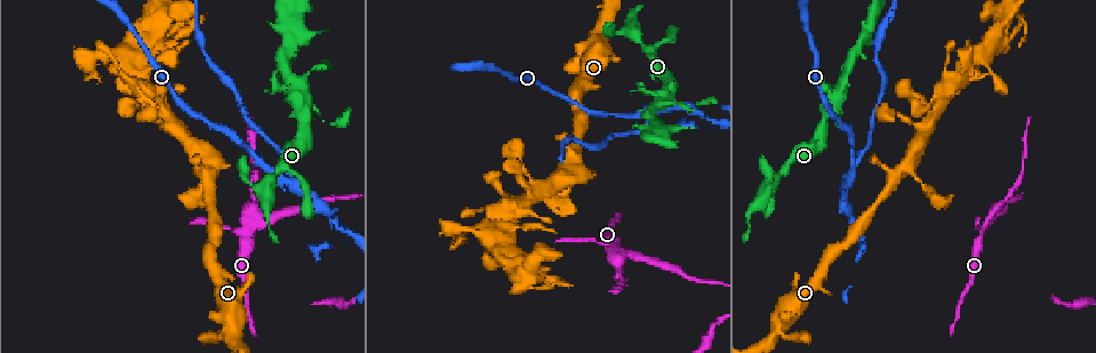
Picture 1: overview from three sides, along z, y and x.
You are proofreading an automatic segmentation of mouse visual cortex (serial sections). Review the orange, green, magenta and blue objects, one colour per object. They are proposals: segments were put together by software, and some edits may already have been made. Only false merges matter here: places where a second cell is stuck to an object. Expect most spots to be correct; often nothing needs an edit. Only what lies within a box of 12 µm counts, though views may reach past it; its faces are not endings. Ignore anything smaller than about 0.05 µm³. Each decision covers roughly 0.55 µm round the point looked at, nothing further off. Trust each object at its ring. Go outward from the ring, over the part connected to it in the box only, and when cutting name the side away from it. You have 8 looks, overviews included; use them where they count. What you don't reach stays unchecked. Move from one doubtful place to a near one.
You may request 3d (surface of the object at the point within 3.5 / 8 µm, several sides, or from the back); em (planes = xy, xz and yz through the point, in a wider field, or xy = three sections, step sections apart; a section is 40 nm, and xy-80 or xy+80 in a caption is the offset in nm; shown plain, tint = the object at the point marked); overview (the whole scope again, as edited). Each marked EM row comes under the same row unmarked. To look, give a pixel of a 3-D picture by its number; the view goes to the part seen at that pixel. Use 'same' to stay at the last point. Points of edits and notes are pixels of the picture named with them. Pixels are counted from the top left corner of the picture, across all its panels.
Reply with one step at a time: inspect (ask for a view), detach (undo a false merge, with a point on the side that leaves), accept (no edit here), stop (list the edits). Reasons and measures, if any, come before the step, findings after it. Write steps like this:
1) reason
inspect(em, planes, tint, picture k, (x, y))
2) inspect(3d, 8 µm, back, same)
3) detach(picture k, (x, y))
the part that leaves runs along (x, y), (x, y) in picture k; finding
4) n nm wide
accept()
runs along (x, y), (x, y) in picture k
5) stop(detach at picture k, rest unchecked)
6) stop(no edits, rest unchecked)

arms part here
inspect(3d, 8 µm, picture 1, (294, 181))

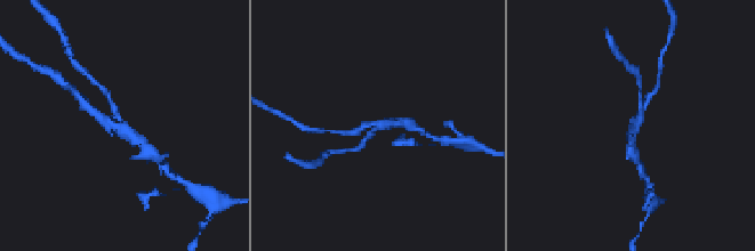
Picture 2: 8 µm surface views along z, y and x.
3 arms; arms of 200, 200, 250 nm; need the tissue
inspect(em, xy, step 2, tint, picture 2, (123, 123))

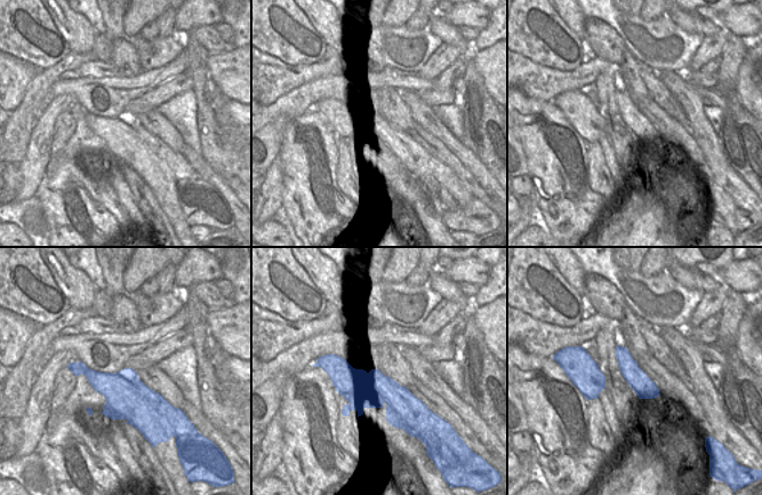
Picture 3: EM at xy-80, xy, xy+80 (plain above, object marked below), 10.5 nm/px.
detach(picture 2, (144, 145))
the part that leaves runs along (121, 121), (107, 92), (101, 87) in picture 2; a second cell is stuck on

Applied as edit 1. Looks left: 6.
two arms in line, one across
inspect(3d, 3.5 µm, picture 1, (249, 234))

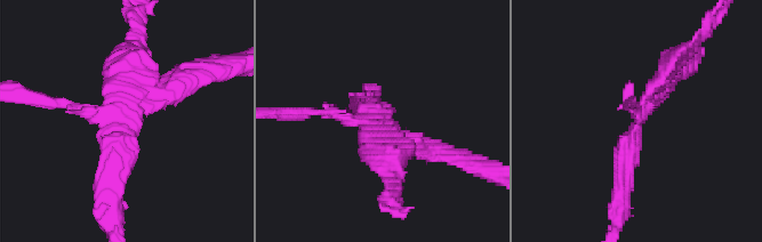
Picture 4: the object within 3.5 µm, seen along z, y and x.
inspect(em, planes, tint, picture 4, (380, 125))

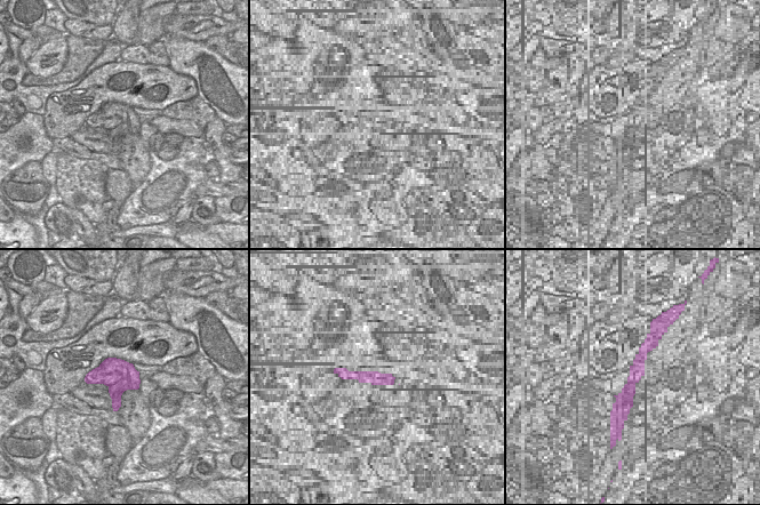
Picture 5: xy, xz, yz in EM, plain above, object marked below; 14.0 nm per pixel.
accept()
runs along (109, 186), (136, 102), (185, 85) in picture 4; continuous, no second cell

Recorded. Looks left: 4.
four or more arms meet
inspect(3d, 3.5 µm, picture 1, (958, 83))

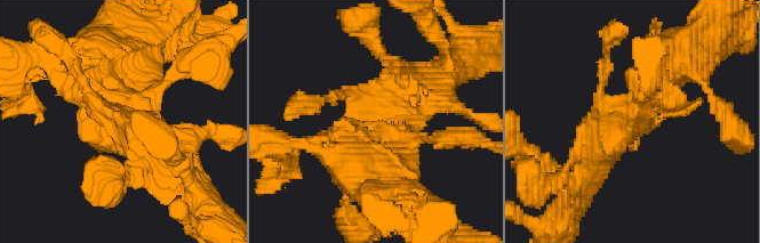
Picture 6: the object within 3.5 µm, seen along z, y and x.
4 arms; arms of 150, 200, 500, 500 nm; need the tissue
inspect(em, planes, tint, picture 6, (380, 129))

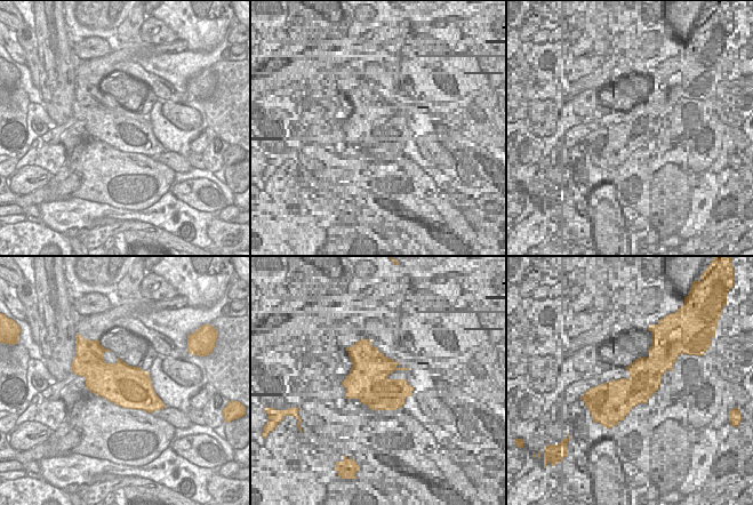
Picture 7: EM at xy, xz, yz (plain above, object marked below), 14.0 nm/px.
600 nm wide
accept()
runs along (594, 163), (673, 58) in picture 6; continuous, no second cell

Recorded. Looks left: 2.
stop(detach at picture 2, rest unchecked)

